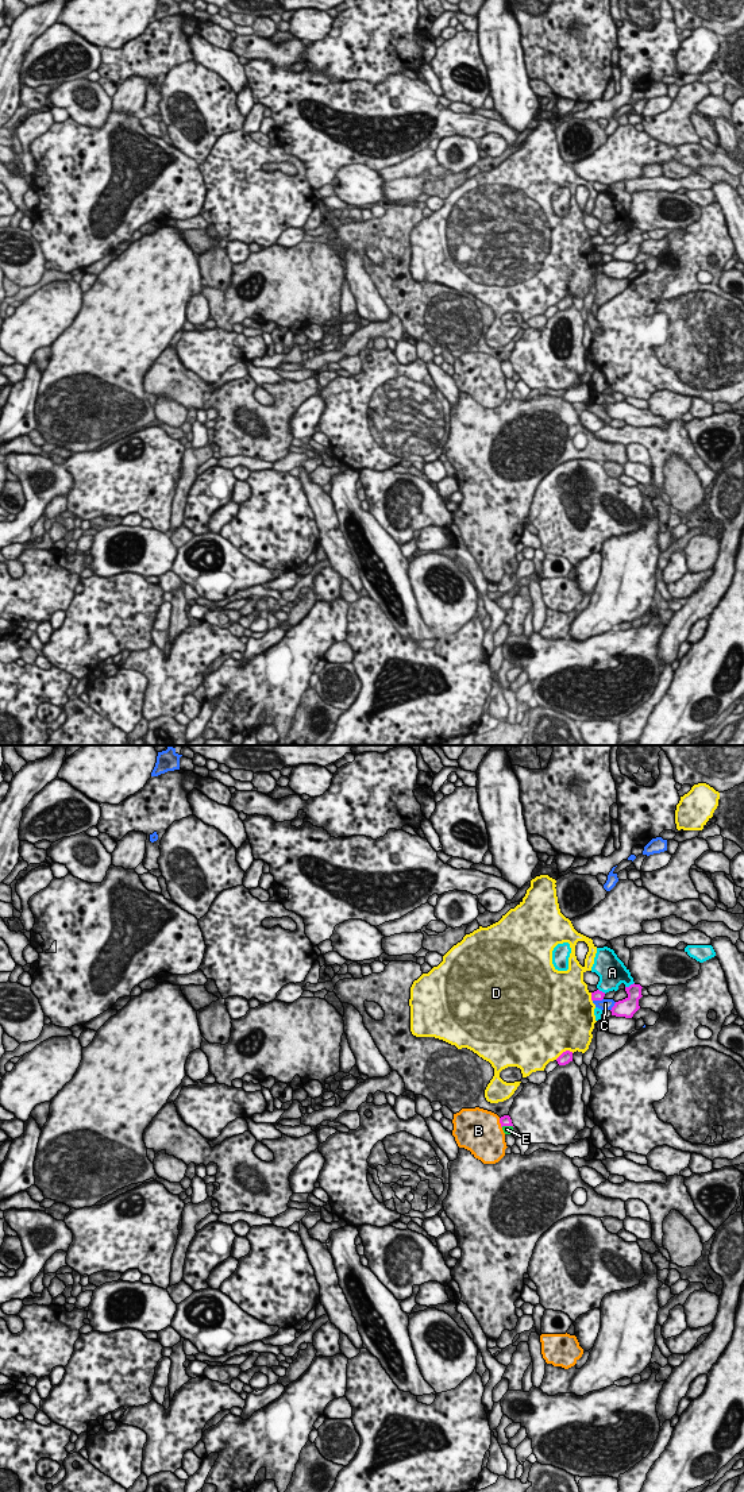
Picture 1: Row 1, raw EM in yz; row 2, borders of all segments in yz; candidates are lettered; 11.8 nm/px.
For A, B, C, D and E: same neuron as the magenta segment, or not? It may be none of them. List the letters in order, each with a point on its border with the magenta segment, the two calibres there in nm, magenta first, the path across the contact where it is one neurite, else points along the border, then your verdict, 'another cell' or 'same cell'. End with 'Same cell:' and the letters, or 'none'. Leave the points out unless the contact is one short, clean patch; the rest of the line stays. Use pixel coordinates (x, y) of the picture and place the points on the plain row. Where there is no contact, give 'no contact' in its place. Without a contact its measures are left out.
A: yz (631, 228) | 200/300 nm | another cell
B: yz (500, 366) | 130/480 nm | another cell
C: yz (597, 243) | 130/130 nm | another cell
D: yz (563, 296) | 140/500 nm | another cell
E: yz (508, 369) | 130/100 nm | across yz (505, 365), (508, 369), (507, 373) | same cell
Same cell: E

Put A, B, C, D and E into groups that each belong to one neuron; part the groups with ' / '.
A / B / C / D / E

